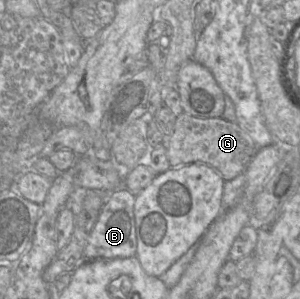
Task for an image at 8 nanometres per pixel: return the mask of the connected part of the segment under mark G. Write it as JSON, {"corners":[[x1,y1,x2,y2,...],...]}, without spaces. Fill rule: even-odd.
{"corners":[[185,112,176,118,171,136,166,136,167,157,171,167,202,162,215,169,224,181,242,174,256,153,250,135,237,123,219,118,198,118]]}

